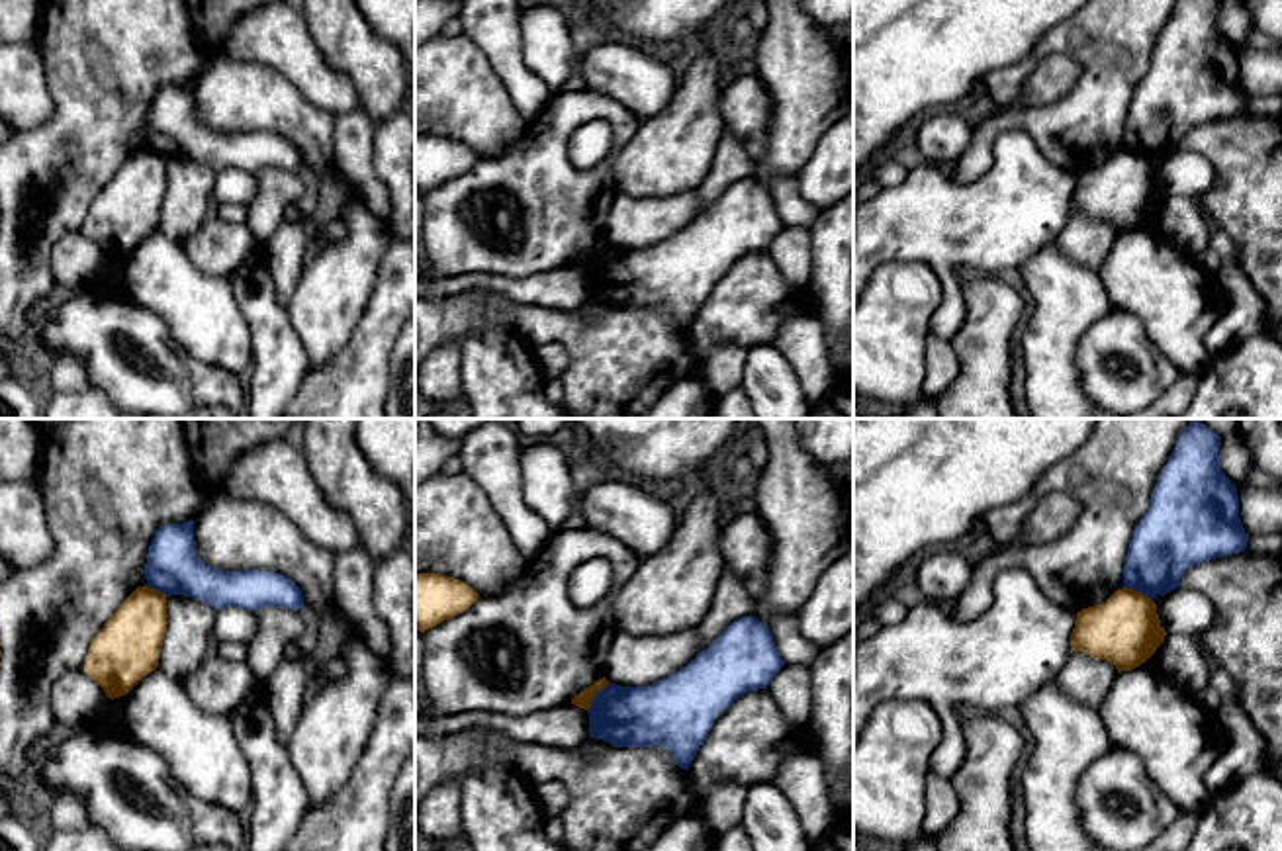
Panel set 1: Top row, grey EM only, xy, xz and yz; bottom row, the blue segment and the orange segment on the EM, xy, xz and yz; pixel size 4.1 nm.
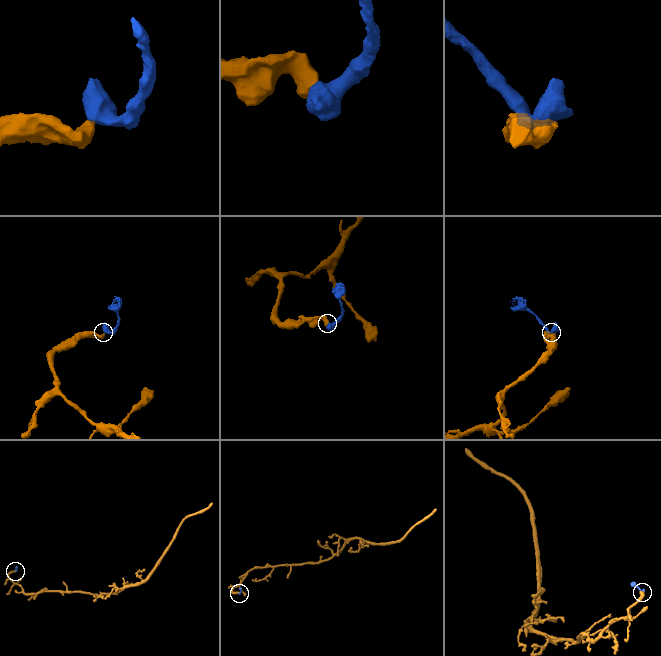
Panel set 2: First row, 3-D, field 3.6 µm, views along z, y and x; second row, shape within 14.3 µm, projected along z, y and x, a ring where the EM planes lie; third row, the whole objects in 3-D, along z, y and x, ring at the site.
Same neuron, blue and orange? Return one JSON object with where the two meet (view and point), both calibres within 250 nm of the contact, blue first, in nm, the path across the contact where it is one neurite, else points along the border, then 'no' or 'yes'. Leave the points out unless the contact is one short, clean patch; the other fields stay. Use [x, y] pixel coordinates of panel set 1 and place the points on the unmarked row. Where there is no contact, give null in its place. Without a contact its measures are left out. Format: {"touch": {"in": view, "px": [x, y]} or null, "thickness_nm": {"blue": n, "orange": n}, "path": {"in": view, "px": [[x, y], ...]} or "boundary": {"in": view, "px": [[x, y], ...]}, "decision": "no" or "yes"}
{"touch": {"in": "xz", "px": [595, 259]}, "thickness_nm": {"blue": 260, "orange": 70}, "boundary": {"in": "xz", "px": [[609, 245], [595, 257], [588, 272]]}, "decision": "no"}

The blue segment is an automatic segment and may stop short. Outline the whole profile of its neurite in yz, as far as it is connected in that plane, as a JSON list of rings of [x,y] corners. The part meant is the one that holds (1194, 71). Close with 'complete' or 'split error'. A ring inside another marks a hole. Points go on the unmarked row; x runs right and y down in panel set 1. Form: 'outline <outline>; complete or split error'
outline [[[1178,0],[1153,51],[1151,68],[1137,84],[1123,127],[1123,149],[1147,157],[1167,157],[1180,149],[1188,129],[1245,113],[1249,96],[1239,80],[1235,45],[1219,29],[1221,0]]]; complete

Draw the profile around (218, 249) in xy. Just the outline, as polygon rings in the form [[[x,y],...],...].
[[[211,215],[180,243],[198,270],[221,278],[227,278],[251,252],[264,246],[247,225],[223,223]]]

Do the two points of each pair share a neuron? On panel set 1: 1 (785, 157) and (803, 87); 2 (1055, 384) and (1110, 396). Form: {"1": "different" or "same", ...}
{"1": "same", "2": "different"}

